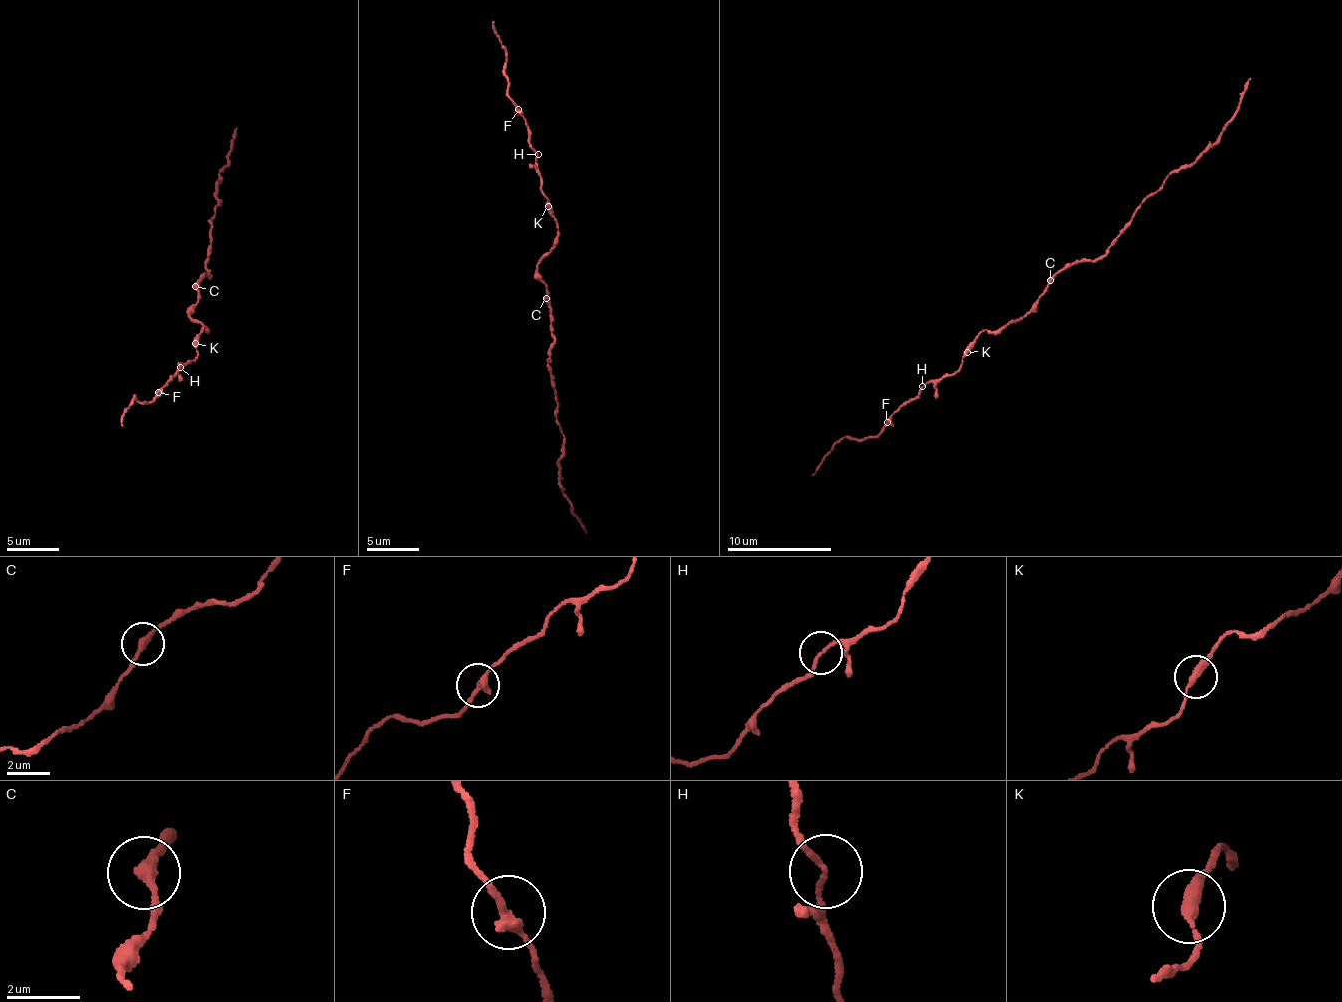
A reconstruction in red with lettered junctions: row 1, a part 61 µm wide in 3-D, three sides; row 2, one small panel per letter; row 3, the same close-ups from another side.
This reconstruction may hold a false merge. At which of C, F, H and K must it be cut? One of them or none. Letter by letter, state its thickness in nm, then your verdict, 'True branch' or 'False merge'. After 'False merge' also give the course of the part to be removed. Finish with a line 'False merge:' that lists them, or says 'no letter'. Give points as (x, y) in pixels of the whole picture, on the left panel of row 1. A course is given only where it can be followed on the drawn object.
C: Thickness 280 nm. False merge. Course of the part to remove: (196, 286), (204, 275), (211, 276), (204, 266), (217, 205), (222, 203), (217, 184), (237, 127)
F: Thickness 280 nm. True branch
H: Thickness 130 nm. True branch
K: Thickness 320 nm. True branch
False merge: C

